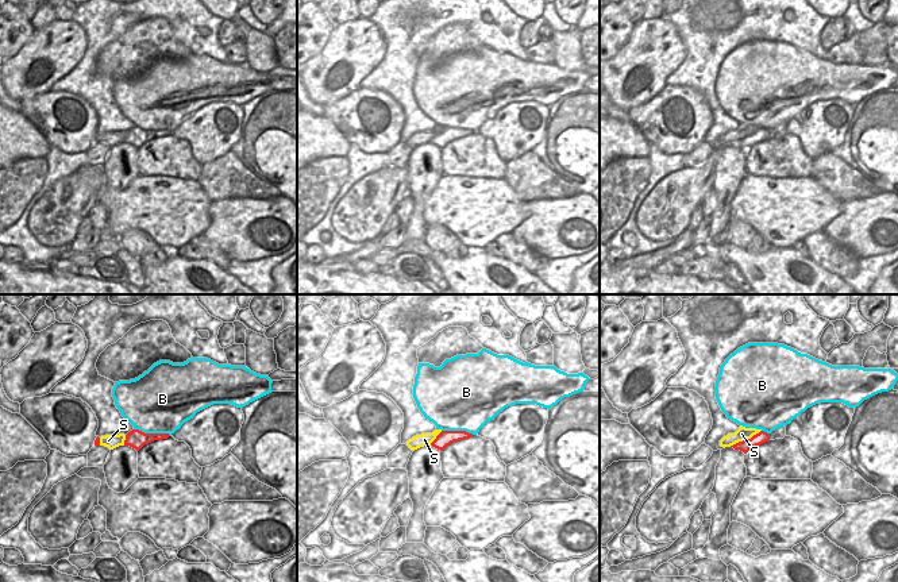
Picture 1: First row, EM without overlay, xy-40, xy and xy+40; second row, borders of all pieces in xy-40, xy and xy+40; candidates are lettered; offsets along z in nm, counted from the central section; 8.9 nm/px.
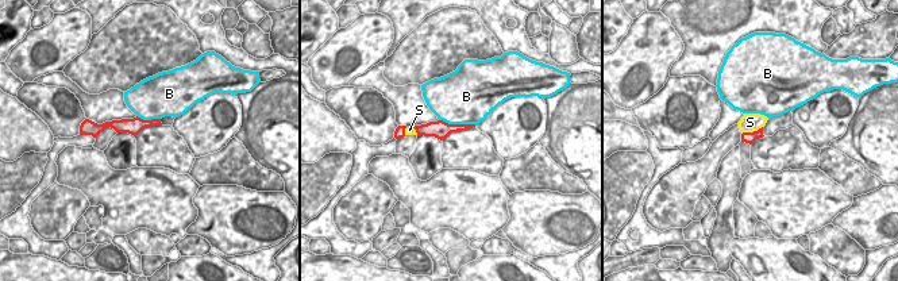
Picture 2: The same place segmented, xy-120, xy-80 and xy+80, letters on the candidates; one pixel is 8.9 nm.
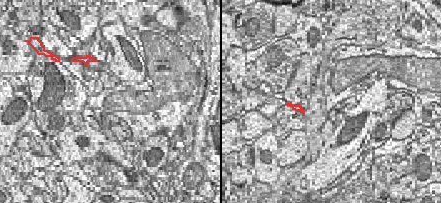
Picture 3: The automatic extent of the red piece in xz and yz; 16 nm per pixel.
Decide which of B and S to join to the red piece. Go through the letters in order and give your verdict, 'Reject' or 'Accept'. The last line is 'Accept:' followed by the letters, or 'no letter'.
B: Reject
S: Accept
Accept: S

